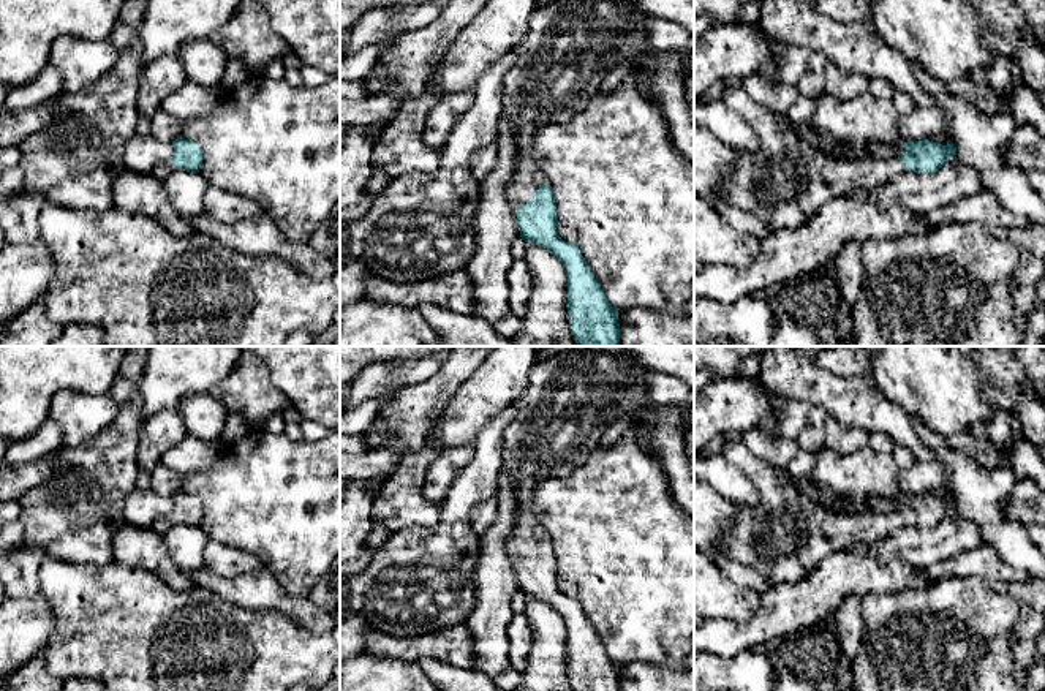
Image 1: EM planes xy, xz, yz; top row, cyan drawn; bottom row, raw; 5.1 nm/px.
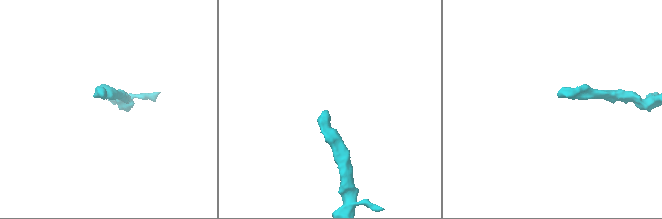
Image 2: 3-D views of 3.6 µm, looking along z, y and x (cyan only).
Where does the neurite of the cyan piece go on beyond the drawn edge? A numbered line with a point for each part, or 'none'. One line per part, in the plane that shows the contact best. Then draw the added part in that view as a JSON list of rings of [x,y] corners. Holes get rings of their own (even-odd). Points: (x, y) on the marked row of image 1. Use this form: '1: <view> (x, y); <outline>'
1: xz (571, 46); [[[555,0],[538,6],[530,17],[528,33],[512,49],[514,66],[503,77],[503,117],[515,131],[515,172],[506,194],[519,210],[533,193],[547,183],[536,166],[533,139],[539,126],[561,123],[585,111],[605,76],[618,63],[636,63],[653,52],[648,22],[628,0]]]

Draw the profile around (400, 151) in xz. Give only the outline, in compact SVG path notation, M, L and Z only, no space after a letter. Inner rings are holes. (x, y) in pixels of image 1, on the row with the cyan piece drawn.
M430 76L424 92L402 103L397 117L379 133L372 164L381 168L389 180L411 172L433 174L440 166L440 150L422 141L427 115L436 100L436 85Z

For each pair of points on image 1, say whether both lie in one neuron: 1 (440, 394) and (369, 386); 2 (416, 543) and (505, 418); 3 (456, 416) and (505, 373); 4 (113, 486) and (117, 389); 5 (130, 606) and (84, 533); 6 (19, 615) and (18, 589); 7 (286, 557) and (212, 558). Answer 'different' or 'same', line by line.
1: different
2: same
3: same
4: same
5: different
6: different
7: different

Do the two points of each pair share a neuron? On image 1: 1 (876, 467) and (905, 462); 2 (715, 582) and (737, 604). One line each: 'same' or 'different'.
1: different
2: same

